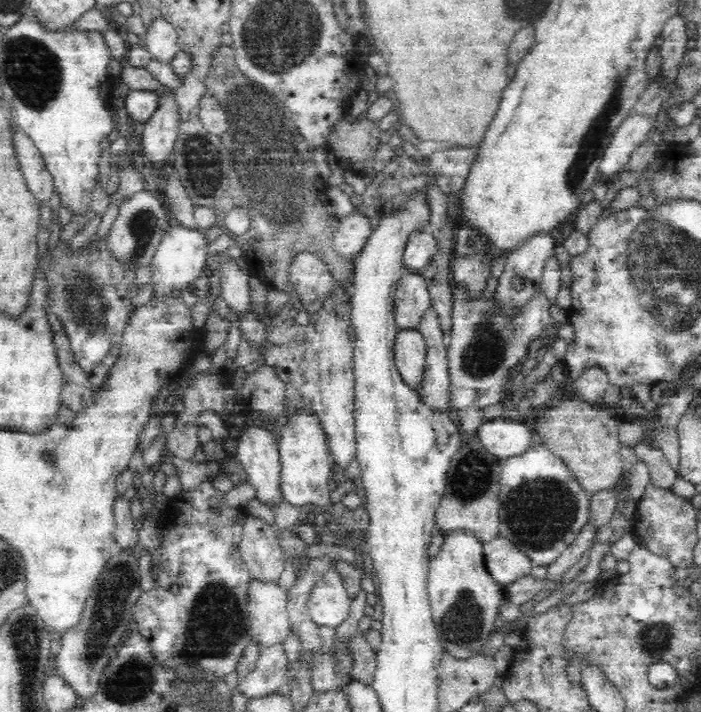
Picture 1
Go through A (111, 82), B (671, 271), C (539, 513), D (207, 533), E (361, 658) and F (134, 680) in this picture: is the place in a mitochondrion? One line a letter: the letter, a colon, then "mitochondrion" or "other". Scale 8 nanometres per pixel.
A: other
B: mitochondrion
C: mitochondrion
D: other
E: other
F: mitochondrion

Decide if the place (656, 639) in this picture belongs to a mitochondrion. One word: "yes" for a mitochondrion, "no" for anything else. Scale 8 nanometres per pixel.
yes

